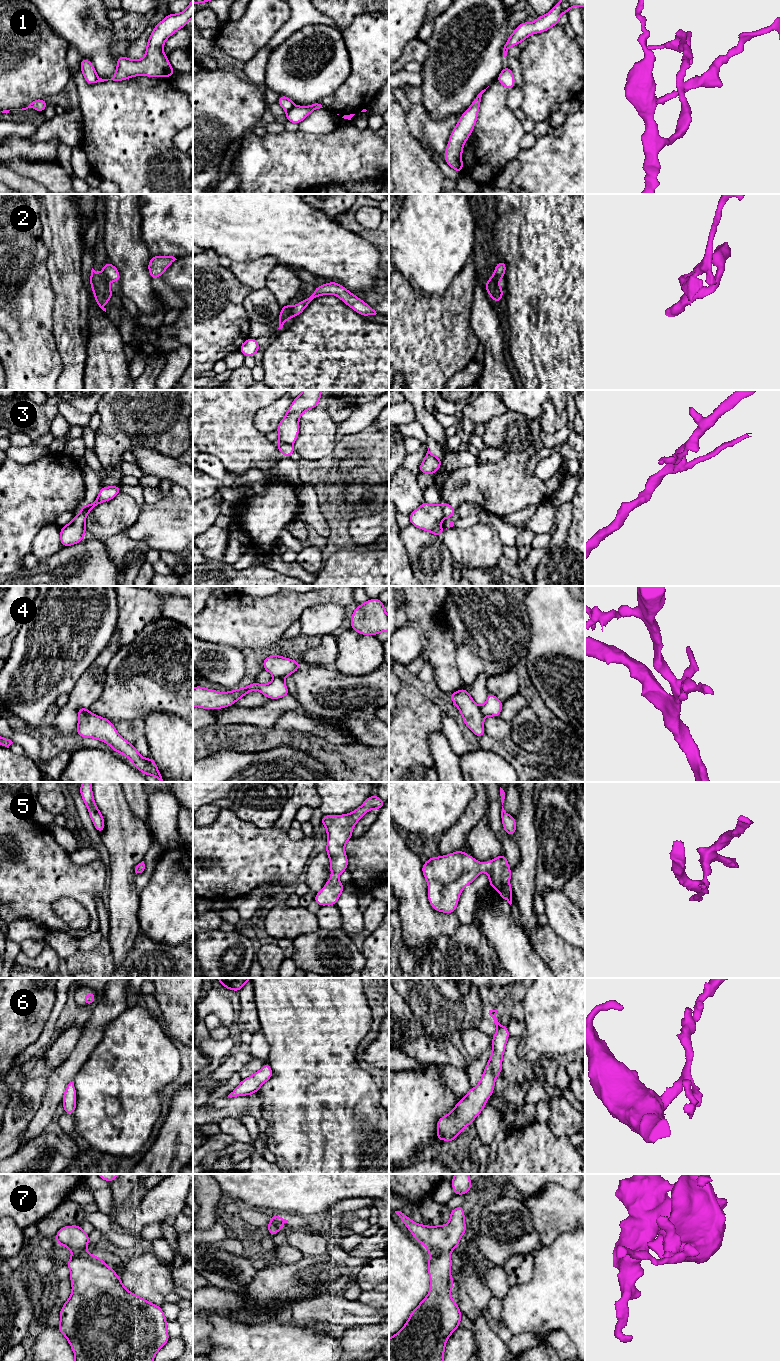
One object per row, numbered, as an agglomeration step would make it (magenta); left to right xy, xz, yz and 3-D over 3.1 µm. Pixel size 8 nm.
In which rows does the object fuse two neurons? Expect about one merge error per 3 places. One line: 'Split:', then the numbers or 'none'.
Split: 1, 3, 4

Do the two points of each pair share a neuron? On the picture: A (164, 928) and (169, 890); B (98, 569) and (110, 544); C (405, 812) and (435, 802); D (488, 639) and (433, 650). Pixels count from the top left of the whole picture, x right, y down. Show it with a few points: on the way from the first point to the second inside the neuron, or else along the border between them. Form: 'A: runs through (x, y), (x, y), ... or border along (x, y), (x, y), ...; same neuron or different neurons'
A: runs through (164, 919), (169, 912), (169, 899); same neuron
B: border along (104, 539), (106, 553), (118, 572); different neurons
C: runs through (412, 805), (415, 802), (428, 802); same neuron
D: border along (446, 624), (452, 631), (456, 643), (458, 668); different neurons

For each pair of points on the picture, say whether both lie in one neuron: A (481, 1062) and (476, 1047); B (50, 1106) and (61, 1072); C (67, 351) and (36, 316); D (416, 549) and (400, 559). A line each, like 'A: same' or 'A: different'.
A: different
B: same
C: different
D: different

